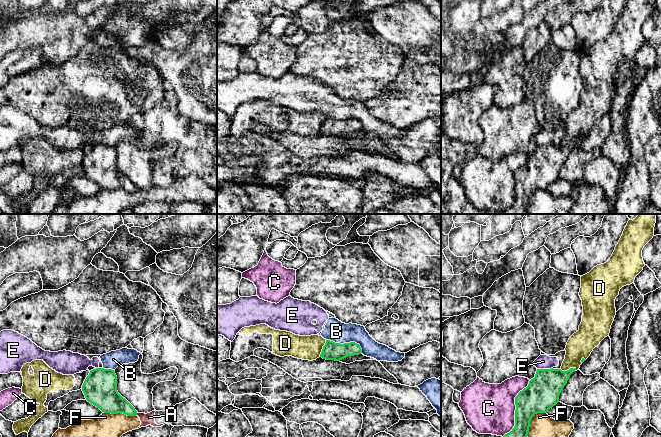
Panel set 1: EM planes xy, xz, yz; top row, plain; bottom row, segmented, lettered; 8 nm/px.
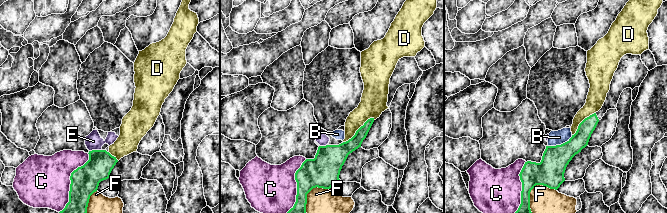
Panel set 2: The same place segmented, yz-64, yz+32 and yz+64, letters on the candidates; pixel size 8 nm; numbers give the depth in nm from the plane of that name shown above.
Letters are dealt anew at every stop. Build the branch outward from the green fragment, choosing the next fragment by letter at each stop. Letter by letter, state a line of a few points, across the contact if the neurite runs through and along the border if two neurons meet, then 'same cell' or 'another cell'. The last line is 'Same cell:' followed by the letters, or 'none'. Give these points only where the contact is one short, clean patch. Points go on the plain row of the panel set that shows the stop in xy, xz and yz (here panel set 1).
A: another cell
B: xz (326, 115), (340, 119), (356, 118), (362, 128) | another cell
C: another cell
D: yz (560, 144), (562, 146), (576, 145) | another cell
E: yz (552, 143), (537, 145) | another cell
F: another cell
Same cell: none

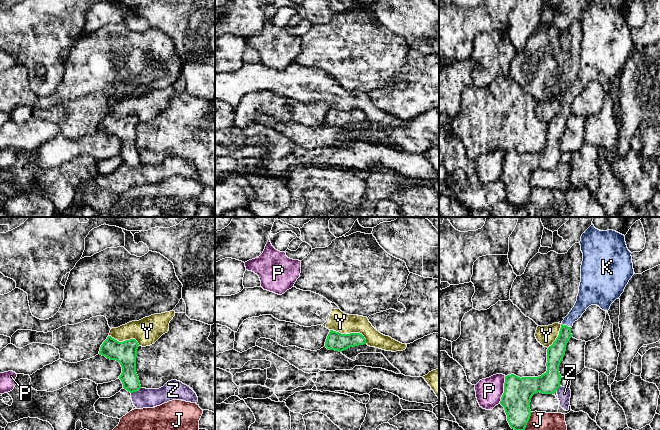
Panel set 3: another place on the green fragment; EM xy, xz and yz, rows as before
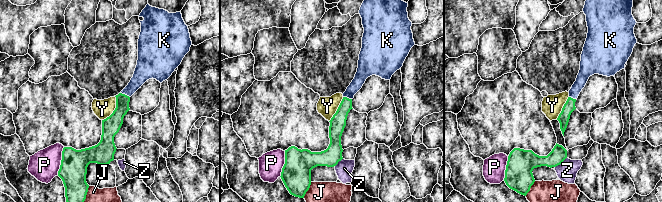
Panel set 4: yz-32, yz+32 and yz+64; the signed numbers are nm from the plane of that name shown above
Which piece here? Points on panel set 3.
J: another cell
K: yz (555, 129), (565, 110), (566, 101), (584, 76) | same cell
P: another cell
Y: xz (330, 105), (341, 109), (360, 109), (366, 119) | another cell
Z: xy (140, 163), (131, 169) | another cell
Same cell: K

